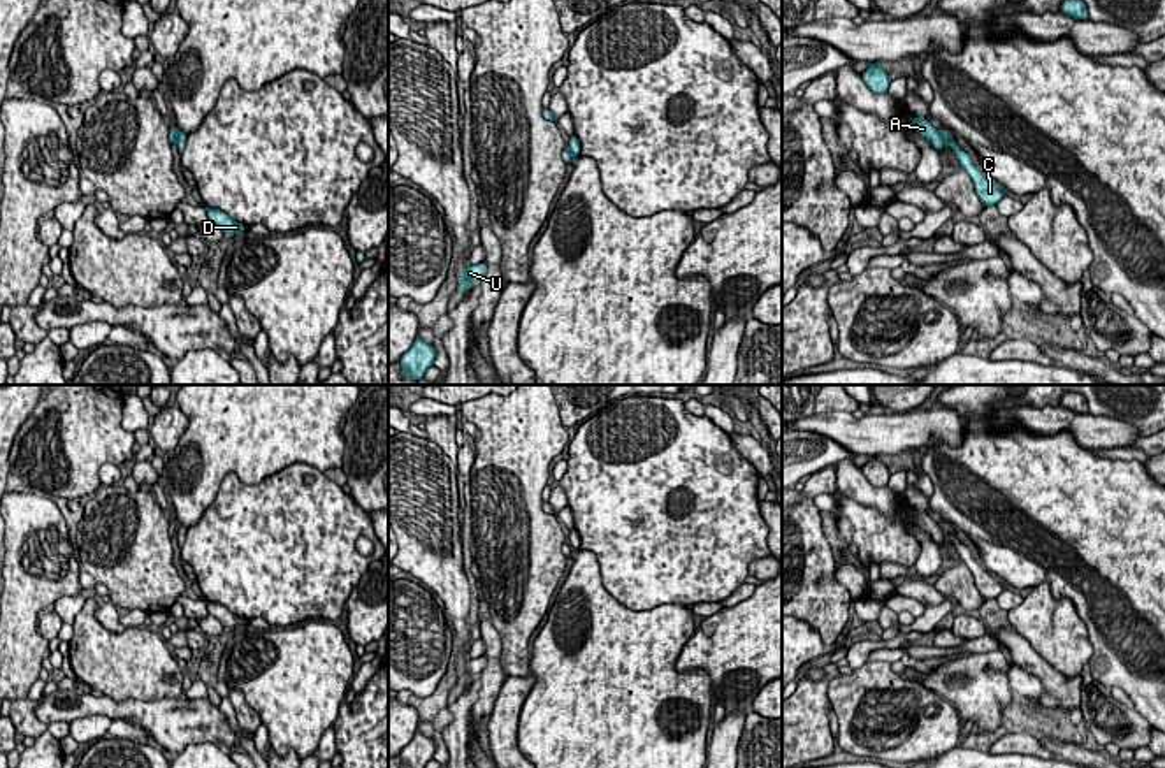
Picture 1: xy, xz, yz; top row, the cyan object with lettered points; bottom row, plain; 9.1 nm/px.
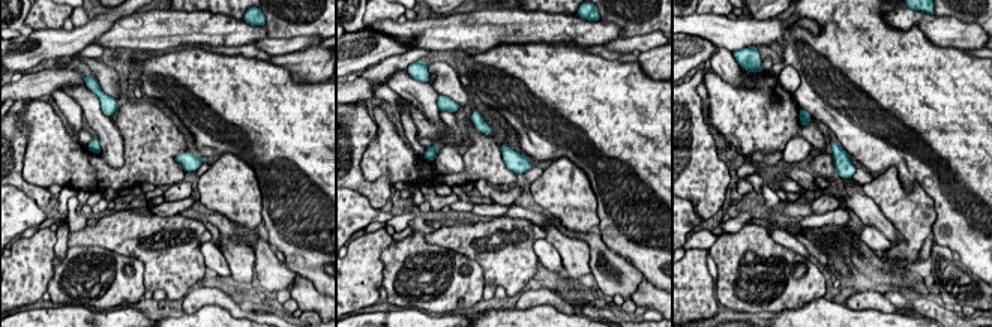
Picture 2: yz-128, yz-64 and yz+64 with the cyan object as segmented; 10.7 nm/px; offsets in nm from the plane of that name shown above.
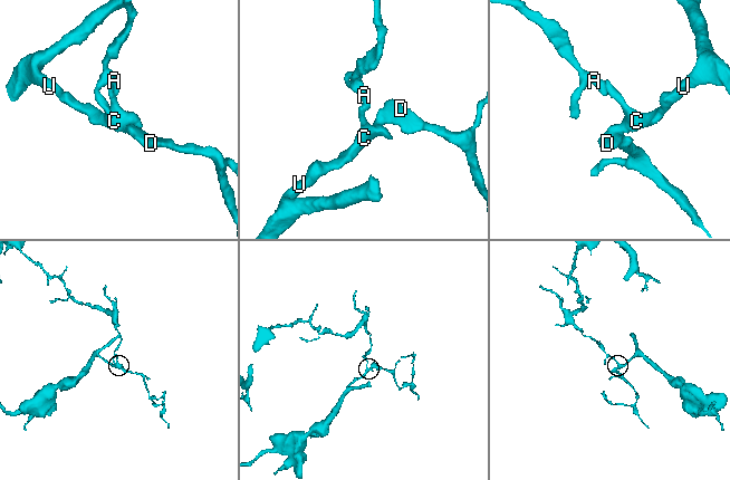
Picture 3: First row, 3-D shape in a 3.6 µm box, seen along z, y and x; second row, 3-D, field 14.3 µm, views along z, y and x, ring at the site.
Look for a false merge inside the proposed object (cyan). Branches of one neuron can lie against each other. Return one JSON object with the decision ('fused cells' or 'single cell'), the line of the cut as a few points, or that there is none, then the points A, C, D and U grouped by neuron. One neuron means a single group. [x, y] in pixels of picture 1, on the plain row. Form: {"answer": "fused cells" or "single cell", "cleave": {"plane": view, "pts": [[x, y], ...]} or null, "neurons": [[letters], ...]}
{"answer": "fused cells", "cleave": {"plane": "yz", "pts": [[942, 526], [946, 535]]}, "neurons": [["A"], ["C", "D", "U"]]}

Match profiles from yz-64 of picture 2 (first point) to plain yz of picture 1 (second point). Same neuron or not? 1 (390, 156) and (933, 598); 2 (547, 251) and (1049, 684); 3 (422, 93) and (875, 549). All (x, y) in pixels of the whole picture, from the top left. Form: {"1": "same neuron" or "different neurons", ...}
{"1": "different neurons", "2": "different neurons", "3": "different neurons"}

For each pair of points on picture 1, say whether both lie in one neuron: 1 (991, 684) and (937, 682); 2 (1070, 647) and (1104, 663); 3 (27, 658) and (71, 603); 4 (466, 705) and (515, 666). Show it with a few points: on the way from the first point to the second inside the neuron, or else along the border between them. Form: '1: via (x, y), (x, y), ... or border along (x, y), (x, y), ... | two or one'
1: via (977, 684), (951, 682) | one
2: border along (1079, 617), (1092, 647), (1088, 661) | two
3: border along (79, 593), (62, 596), (50, 608) | two
4: border along (498, 635), (505, 677) | two

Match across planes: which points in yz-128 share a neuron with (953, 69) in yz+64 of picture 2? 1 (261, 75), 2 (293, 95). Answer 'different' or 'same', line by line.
1: same
2: same

